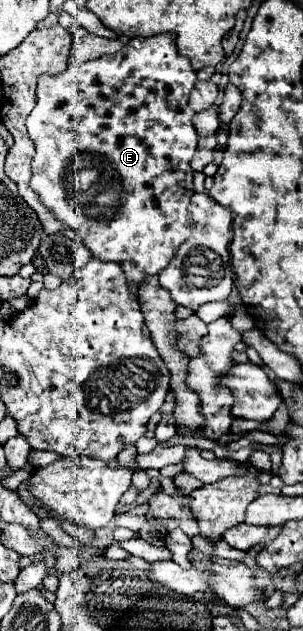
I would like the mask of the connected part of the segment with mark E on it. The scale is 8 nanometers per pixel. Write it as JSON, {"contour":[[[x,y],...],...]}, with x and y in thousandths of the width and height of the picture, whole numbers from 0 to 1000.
{"contour":[[[525,52],[485,62],[432,62],[399,81],[373,87],[327,90],[314,97],[287,97],[274,103],[228,103],[201,119],[135,119],[122,125],[122,166],[96,179],[89,208],[116,227],[116,249],[109,249],[109,281],[102,296],[129,306],[135,319],[182,338],[195,350],[208,350],[221,360],[234,360],[267,382],[287,388],[287,395],[307,401],[307,407],[333,414],[439,414],[479,436],[518,436],[531,426],[558,420],[571,404],[584,401],[584,391],[624,376],[624,312],[637,303],[637,268],[624,261],[644,236],[650,236],[650,208],[637,208],[637,182],[644,176],[617,166],[624,147],[650,132],[650,119],[604,87],[584,84],[578,74],[578,55],[571,52]]]}

